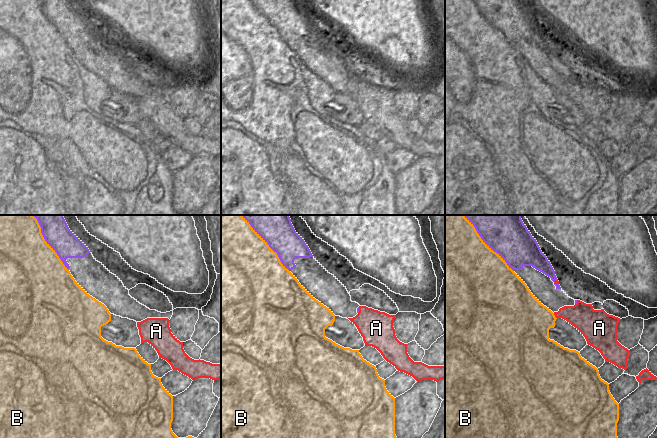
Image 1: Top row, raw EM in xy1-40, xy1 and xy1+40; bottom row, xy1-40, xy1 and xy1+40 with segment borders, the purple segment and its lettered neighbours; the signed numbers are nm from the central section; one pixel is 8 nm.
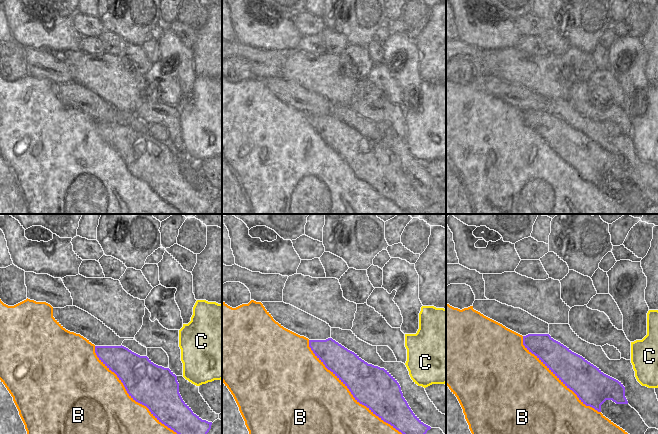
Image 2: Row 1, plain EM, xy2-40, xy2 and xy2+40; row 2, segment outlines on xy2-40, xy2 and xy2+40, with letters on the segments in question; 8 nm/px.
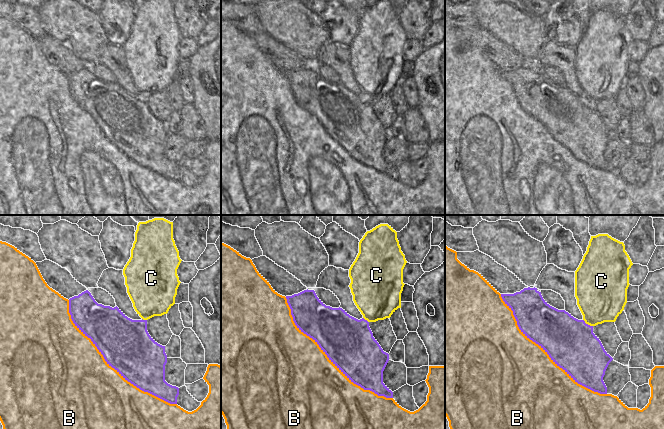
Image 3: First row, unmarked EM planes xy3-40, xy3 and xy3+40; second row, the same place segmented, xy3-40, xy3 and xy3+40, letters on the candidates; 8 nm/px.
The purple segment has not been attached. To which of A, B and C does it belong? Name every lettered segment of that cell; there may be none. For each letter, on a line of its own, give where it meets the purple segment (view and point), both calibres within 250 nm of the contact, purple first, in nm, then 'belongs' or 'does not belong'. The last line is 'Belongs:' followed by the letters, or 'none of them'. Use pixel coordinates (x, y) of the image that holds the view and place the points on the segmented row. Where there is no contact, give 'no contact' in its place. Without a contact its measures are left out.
A: contact xy1 (358, 310); calibres 20 and 260 nm; does not belong
B: contact xy3-40 (111, 366); calibres 400 and 500 nm; does not belong
C: contact xy3+40 (587, 324); calibres 400 and 400 nm; does not belong
Belongs: none of them

